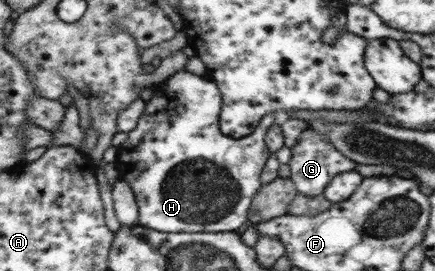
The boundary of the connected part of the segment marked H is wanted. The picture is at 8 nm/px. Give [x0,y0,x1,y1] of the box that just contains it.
[115,69,277,233]

